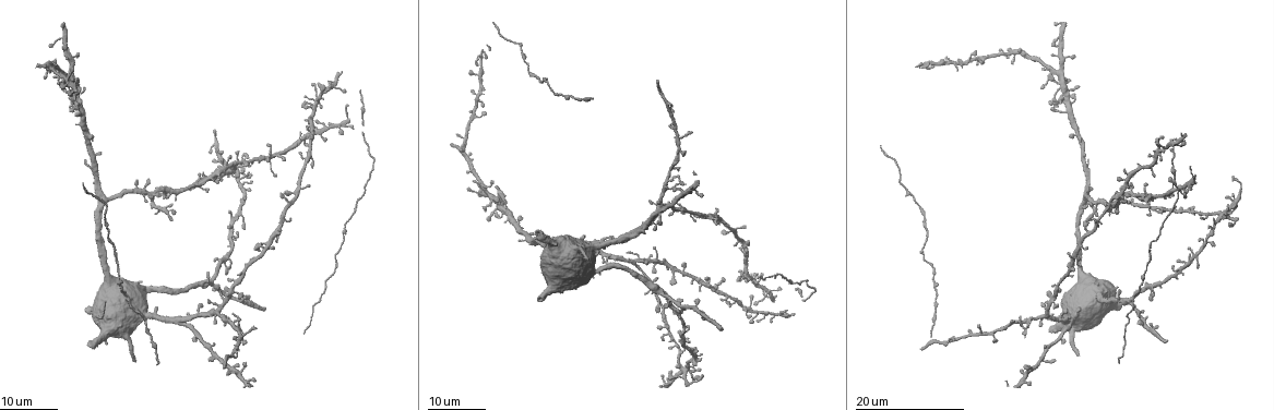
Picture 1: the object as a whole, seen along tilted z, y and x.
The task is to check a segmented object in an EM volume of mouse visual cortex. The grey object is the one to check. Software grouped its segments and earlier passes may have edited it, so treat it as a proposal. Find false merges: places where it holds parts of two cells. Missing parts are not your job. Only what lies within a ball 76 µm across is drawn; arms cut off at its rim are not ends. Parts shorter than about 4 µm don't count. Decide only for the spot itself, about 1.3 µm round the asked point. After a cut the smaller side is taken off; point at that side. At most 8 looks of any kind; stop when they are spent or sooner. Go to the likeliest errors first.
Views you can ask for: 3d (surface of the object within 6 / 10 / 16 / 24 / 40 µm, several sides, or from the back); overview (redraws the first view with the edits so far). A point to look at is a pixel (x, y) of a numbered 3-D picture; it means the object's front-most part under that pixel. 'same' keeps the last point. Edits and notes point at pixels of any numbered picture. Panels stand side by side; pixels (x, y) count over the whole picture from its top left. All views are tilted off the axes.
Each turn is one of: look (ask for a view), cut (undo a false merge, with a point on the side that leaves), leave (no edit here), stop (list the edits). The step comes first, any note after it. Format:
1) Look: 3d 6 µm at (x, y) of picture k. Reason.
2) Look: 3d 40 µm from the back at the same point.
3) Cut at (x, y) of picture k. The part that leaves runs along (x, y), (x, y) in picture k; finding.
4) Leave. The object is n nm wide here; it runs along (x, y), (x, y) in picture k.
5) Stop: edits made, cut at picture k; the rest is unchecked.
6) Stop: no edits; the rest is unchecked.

Look: 3d 24 µm at (1028, 320) of picture 1. Small branch off a trunk.

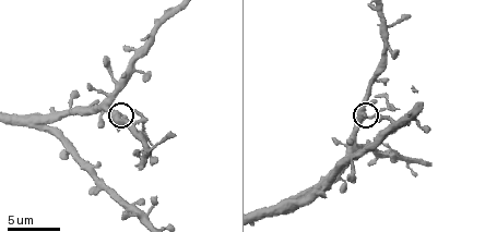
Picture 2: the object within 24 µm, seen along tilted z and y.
Look: 3d 10 µm at the same point.

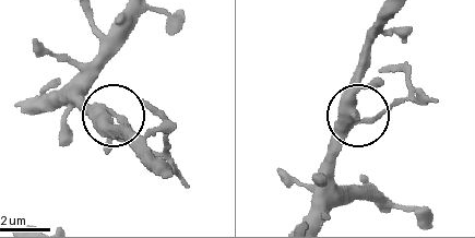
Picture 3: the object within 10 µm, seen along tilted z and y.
Cut at (380, 112) of picture 3. A second cell is stuck on.

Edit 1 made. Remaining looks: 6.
Look: overview.

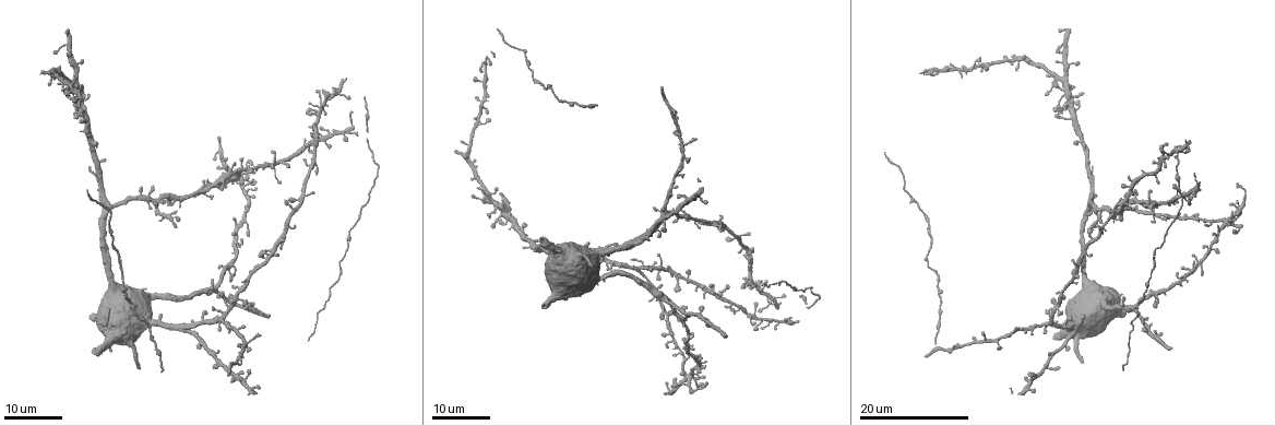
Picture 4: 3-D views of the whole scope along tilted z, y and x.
Look: 3d 24 µm at (1099, 211) of picture 4. Three-way junction.

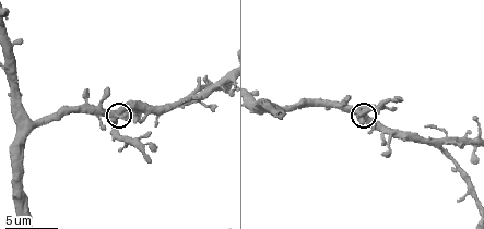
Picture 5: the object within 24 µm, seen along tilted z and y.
Look: 3d 6 µm at the same point.

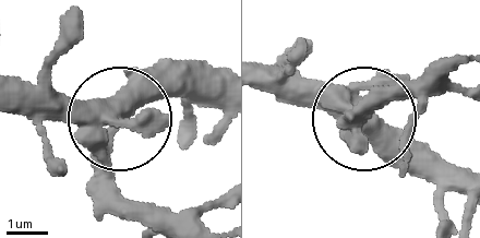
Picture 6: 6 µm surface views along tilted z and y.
Look: 3d 6 µm from the back at the same point.

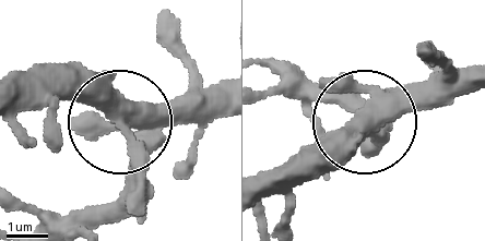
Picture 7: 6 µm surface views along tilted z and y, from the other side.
Cut at (131, 205) of picture 7. The part that leaves runs along (135, 143), (122, 194), (34, 223) in picture 7; a second cell is stuck on.

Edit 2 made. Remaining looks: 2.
Look: 3d 16 µm at (439, 145) of picture 5. Looks like a crossing.

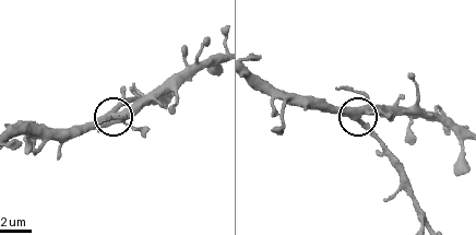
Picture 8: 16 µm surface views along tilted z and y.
Leave. The object is 470 nm wide here; it runs along (253, 72), (281, 91), (346, 107), (390, 151) in picture 8; all the same cell.

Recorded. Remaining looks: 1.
Stop: edits made, cut at picture 3, cut at picture 7; the rest is unchecked.

